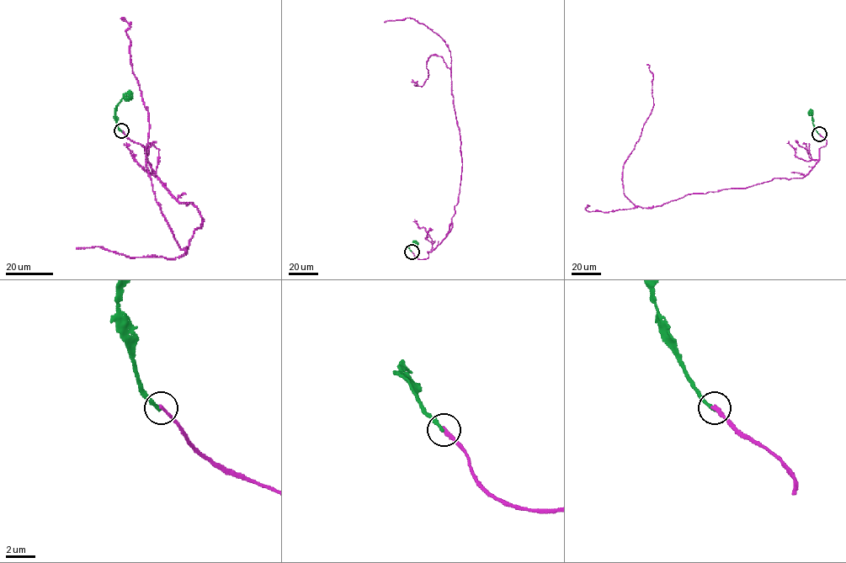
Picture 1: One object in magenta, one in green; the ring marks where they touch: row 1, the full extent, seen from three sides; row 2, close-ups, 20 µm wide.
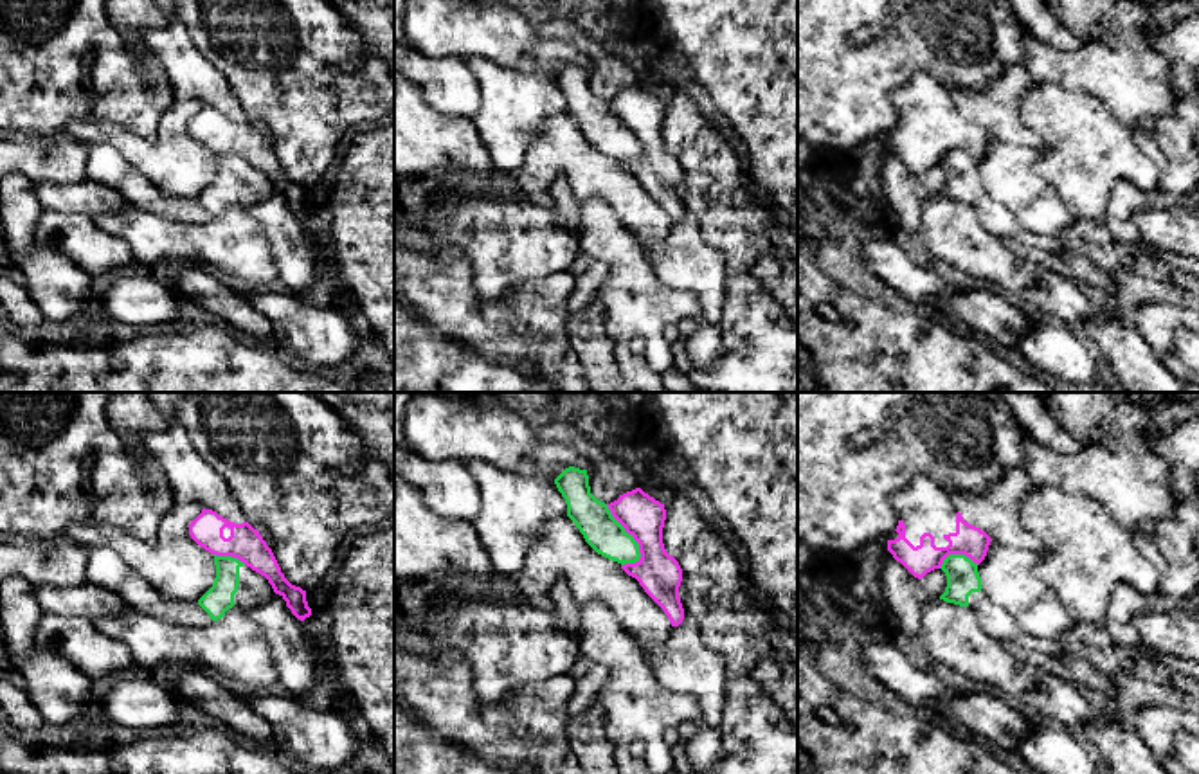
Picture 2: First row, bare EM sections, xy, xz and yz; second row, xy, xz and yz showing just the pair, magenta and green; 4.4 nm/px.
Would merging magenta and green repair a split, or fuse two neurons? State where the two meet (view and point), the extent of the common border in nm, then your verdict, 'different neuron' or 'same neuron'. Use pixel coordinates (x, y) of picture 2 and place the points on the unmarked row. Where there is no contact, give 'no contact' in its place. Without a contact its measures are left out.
xz (629, 130) | 300 nm | different neuron

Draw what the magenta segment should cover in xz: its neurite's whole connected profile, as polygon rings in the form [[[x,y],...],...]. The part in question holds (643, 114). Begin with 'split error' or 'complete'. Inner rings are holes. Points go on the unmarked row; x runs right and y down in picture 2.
complete; [[[636,85],[607,103],[612,113],[639,140],[641,155],[636,160],[621,162],[623,167],[636,175],[645,189],[664,207],[672,223],[679,223],[684,216],[679,194],[682,166],[663,140],[664,101]]]

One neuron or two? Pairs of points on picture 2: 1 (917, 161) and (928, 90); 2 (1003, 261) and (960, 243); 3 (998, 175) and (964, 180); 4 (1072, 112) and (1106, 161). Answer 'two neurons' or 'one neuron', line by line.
1: one neuron
2: one neuron
3: two neurons
4: one neuron

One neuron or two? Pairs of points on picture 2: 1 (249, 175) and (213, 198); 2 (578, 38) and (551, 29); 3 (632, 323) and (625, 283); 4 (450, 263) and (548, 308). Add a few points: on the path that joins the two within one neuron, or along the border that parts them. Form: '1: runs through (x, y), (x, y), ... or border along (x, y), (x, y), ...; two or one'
1: runs through (240, 182), (231, 184), (222, 193); one
2: runs through (571, 31), (558, 29); one
3: runs through (632, 314), (632, 303), (625, 292); one
4: runs through (463, 290), (483, 310), (521, 310); one

